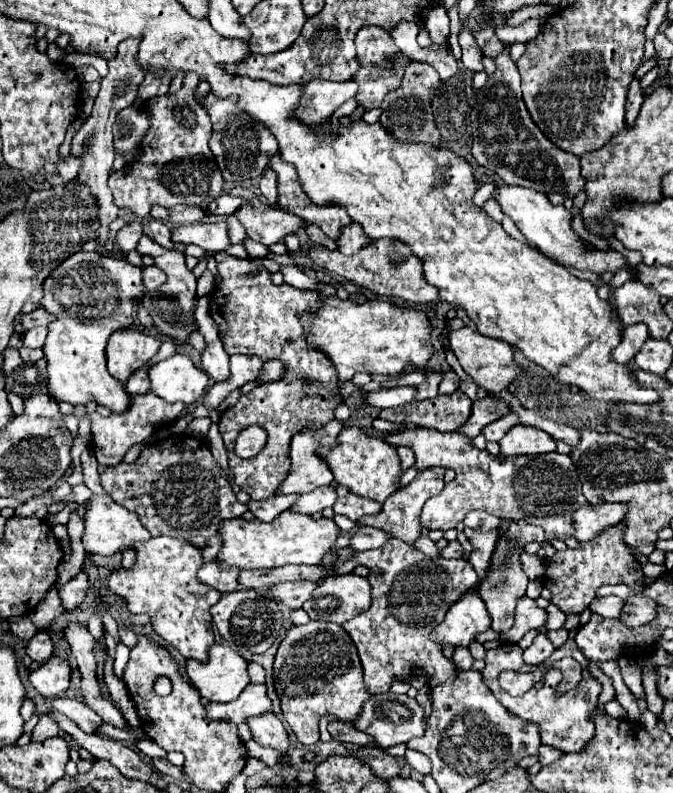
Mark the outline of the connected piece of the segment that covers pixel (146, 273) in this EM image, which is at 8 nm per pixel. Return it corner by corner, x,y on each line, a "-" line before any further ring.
157,266
143,268
143,284
147,290
157,290
165,280
167,280
167,274
161,268

